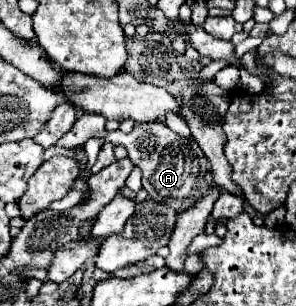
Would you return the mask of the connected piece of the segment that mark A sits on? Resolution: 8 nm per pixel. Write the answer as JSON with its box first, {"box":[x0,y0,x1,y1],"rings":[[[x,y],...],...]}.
{"box":[106,122,208,212],"rings":[[[160,122],[150,124],[134,124],[132,132],[124,134],[120,130],[106,132],[106,142],[120,144],[128,150],[130,160],[142,168],[142,186],[150,194],[152,200],[172,206],[176,212],[190,208],[198,198],[206,194],[204,174],[208,172],[208,160],[204,152],[198,148],[198,142],[192,138],[184,138]]]}

